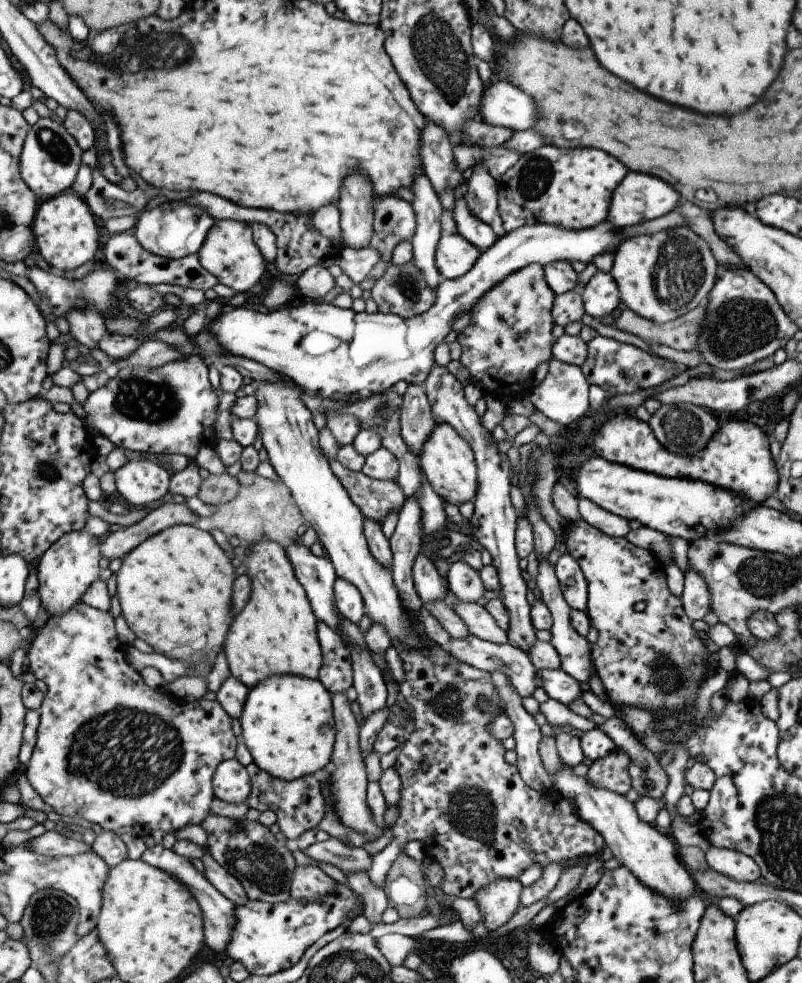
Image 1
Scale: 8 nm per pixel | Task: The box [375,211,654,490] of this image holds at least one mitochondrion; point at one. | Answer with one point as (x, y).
(407, 287)

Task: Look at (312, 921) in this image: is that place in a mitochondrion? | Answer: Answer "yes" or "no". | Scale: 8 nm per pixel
no

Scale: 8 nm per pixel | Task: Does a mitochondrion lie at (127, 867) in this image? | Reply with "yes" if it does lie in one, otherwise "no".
no

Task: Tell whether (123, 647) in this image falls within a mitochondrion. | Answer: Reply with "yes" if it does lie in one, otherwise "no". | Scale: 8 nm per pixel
no

